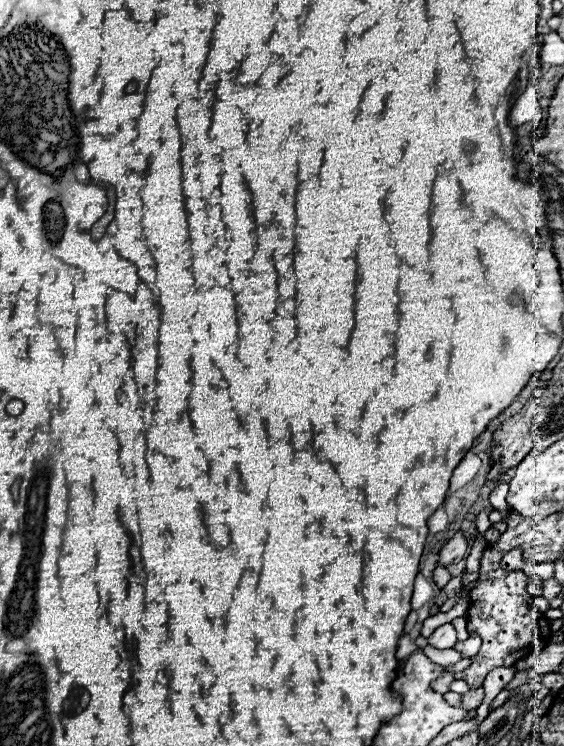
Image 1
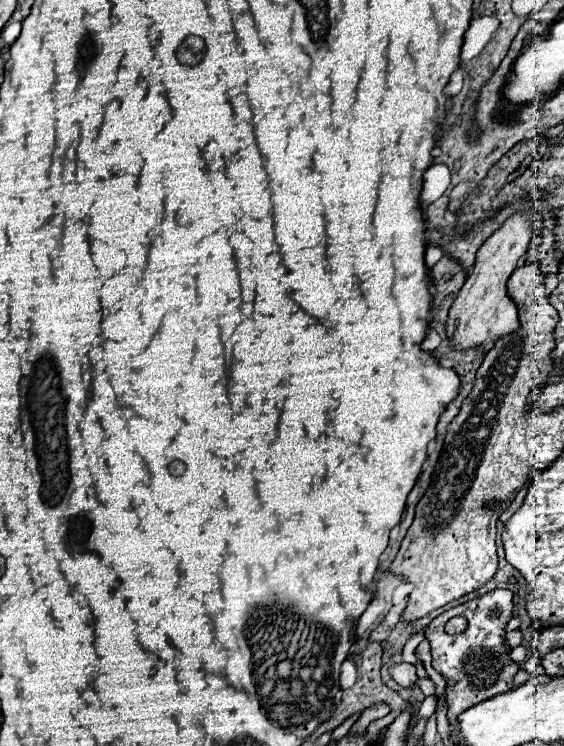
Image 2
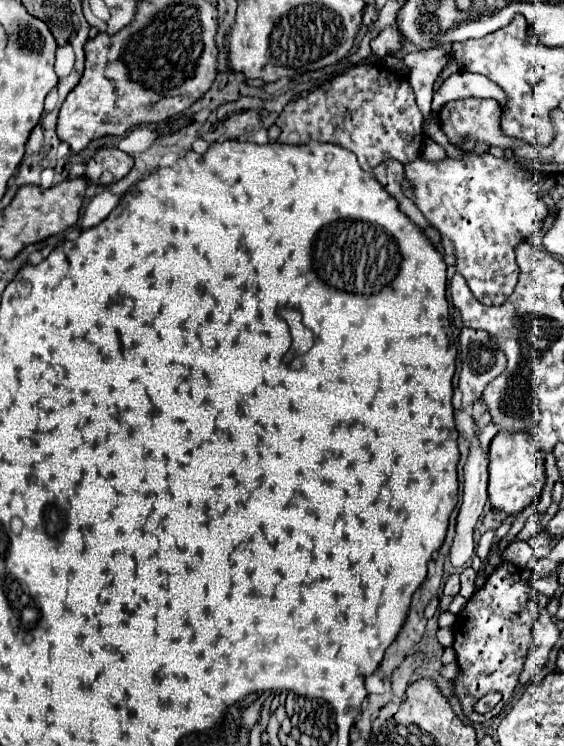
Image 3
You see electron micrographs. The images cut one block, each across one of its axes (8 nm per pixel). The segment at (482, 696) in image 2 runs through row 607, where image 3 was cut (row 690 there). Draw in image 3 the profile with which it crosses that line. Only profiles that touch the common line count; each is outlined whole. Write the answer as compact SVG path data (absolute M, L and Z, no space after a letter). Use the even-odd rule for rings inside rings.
M502 562L500 566L496 566L496 570L488 576L486 584L474 592L464 610L458 614L458 620L454 624L452 648L456 650L456 660L462 676L454 680L454 688L464 706L464 714L472 722L490 720L504 708L504 704L512 696L518 684L518 676L524 670L524 662L534 646L532 630L536 624L536 616L538 606L532 588L524 586L518 568L510 562ZM490 692L502 694L500 704L486 714L478 714L474 710L474 704Z

